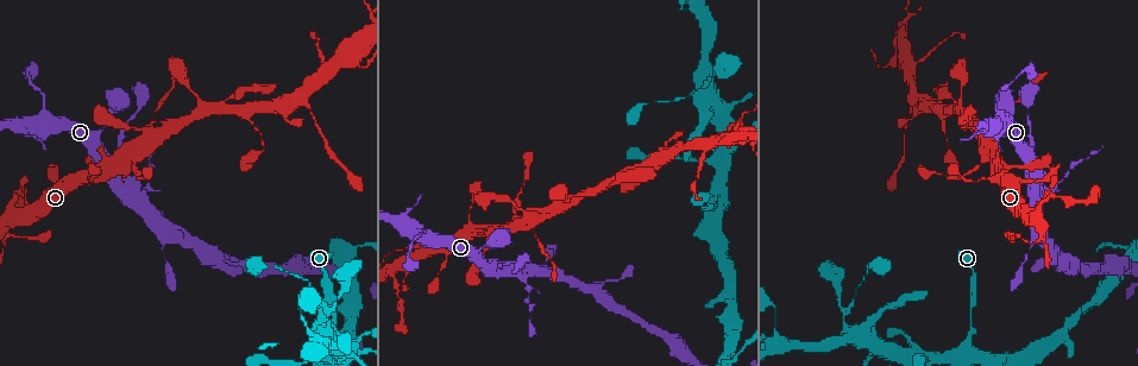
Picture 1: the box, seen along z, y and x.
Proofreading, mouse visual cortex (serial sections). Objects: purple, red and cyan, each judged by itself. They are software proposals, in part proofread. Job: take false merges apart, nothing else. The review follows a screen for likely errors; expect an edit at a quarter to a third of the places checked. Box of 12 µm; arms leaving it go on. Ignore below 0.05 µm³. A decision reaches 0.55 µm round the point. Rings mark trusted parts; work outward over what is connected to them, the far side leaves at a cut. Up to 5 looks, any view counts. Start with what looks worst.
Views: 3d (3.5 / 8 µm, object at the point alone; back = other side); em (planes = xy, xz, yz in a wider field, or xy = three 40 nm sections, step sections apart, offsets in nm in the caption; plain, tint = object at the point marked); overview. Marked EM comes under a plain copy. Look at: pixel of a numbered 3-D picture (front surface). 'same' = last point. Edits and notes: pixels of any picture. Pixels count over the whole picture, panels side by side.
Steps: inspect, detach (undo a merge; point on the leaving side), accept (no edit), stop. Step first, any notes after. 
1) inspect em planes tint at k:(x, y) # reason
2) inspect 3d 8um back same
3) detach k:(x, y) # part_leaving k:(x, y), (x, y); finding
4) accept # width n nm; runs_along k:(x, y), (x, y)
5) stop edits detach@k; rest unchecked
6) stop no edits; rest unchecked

inspect 3d 3.5um at 1:(695, 89) # calibre changes

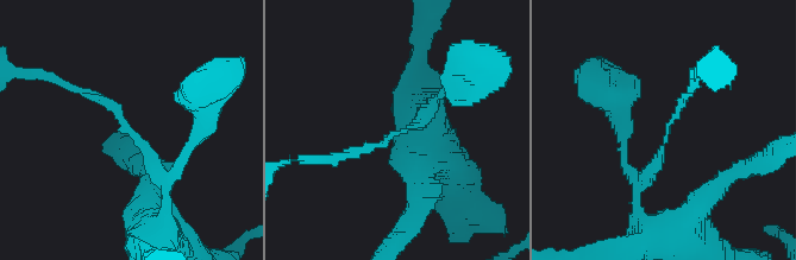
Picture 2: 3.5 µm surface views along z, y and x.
inspect em xy step 1 tint at 2:(142, 143) # arm_widths 100, 150 nm; now the EM

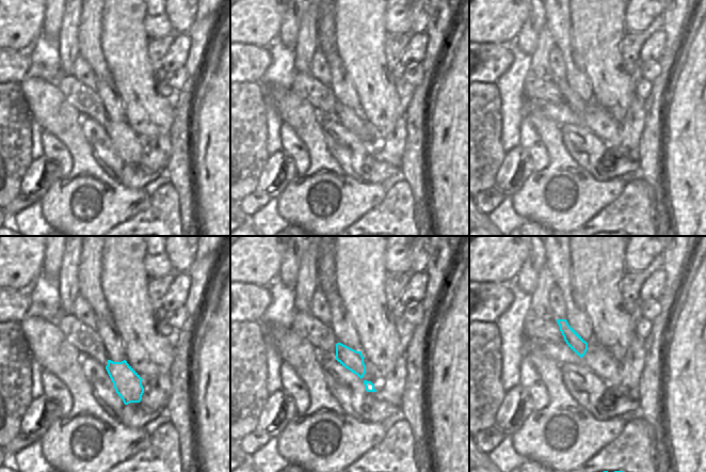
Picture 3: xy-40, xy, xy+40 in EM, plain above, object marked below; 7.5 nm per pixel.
accept # width 150 nm; runs_along 2:(639, 213), (639, 183), (688, 92); continuous, no second cell

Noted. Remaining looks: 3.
inspect 3d 3.5um at 1:(137, 191) # a fork

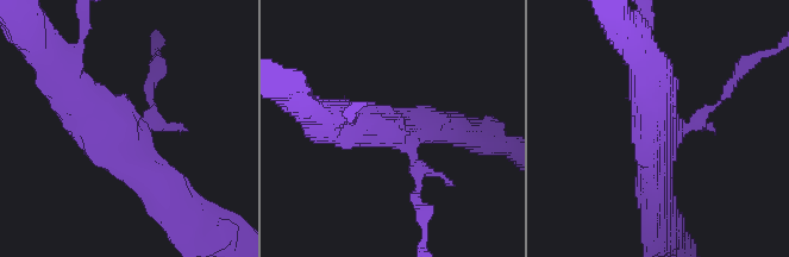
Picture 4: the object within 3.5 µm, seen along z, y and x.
inspect em xy step 2 tint at 4:(130, 124) # arms 3; arm_widths 150, 400, 500 nm

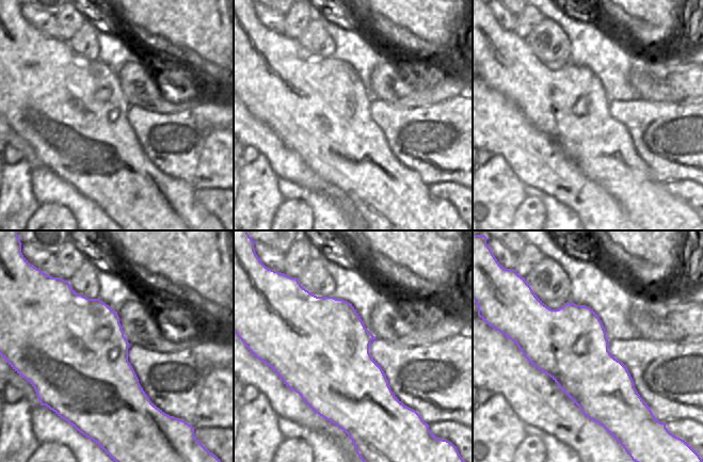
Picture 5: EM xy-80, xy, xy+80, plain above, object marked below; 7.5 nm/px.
detach 4:(149, 95) # two cells meet here

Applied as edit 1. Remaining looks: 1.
stop edits detach@4; rest unchecked

